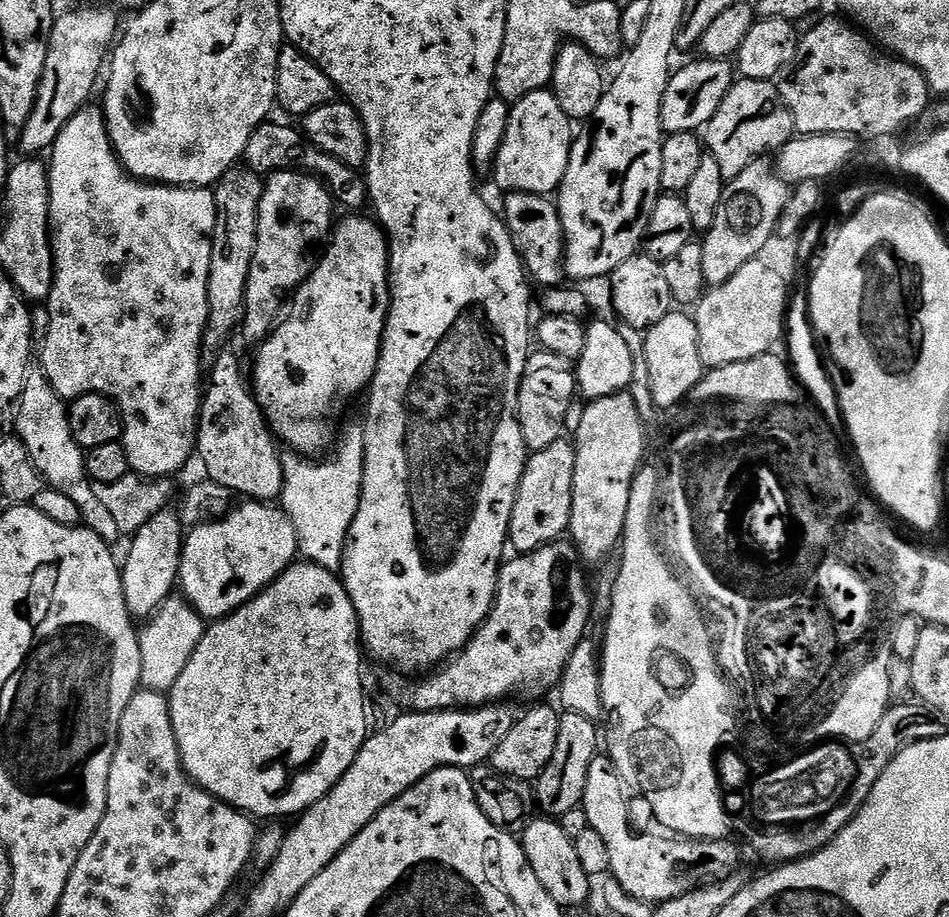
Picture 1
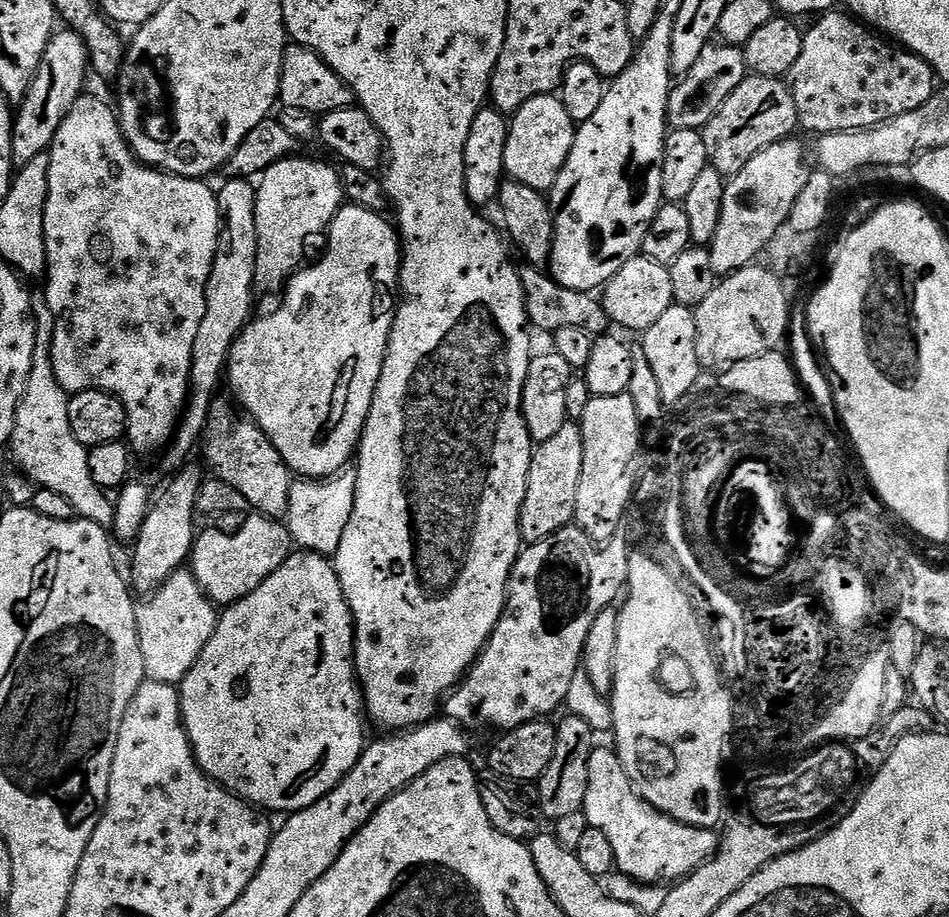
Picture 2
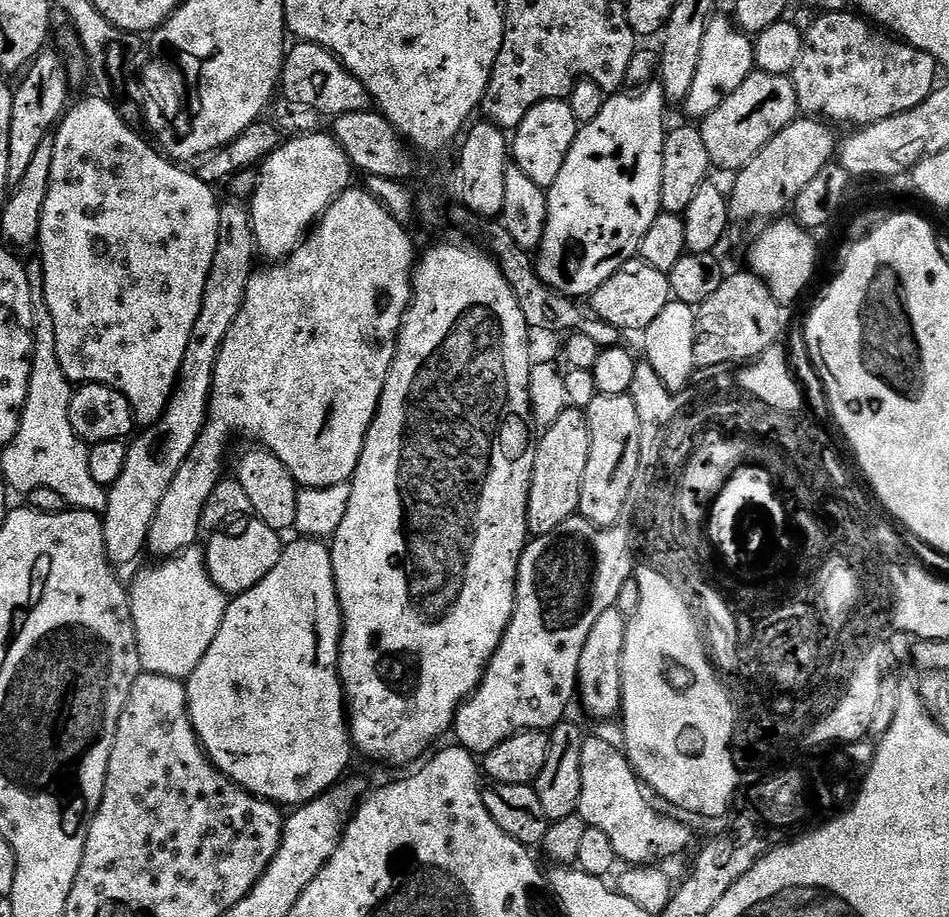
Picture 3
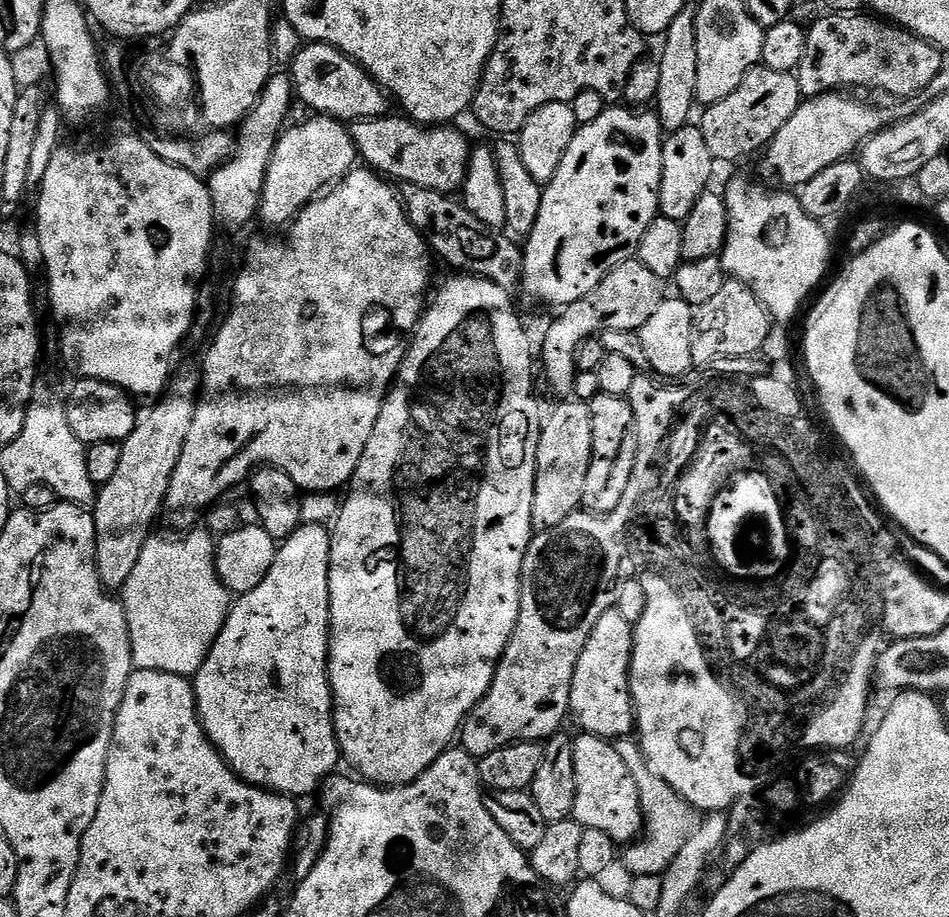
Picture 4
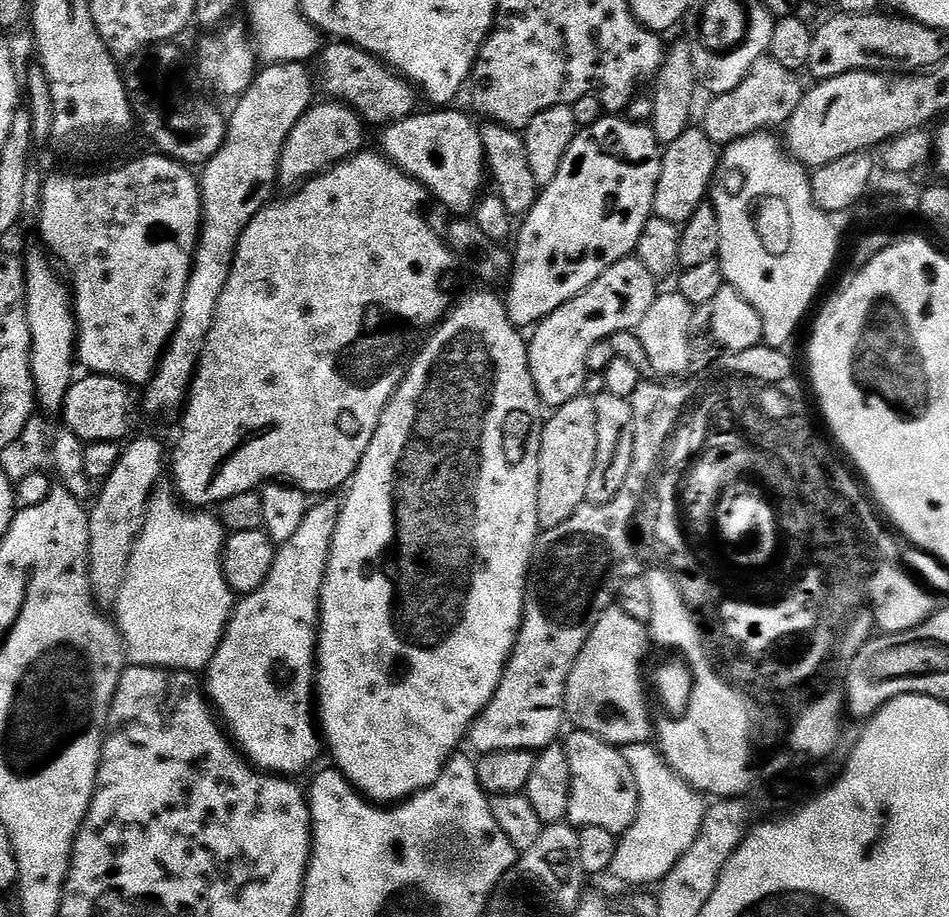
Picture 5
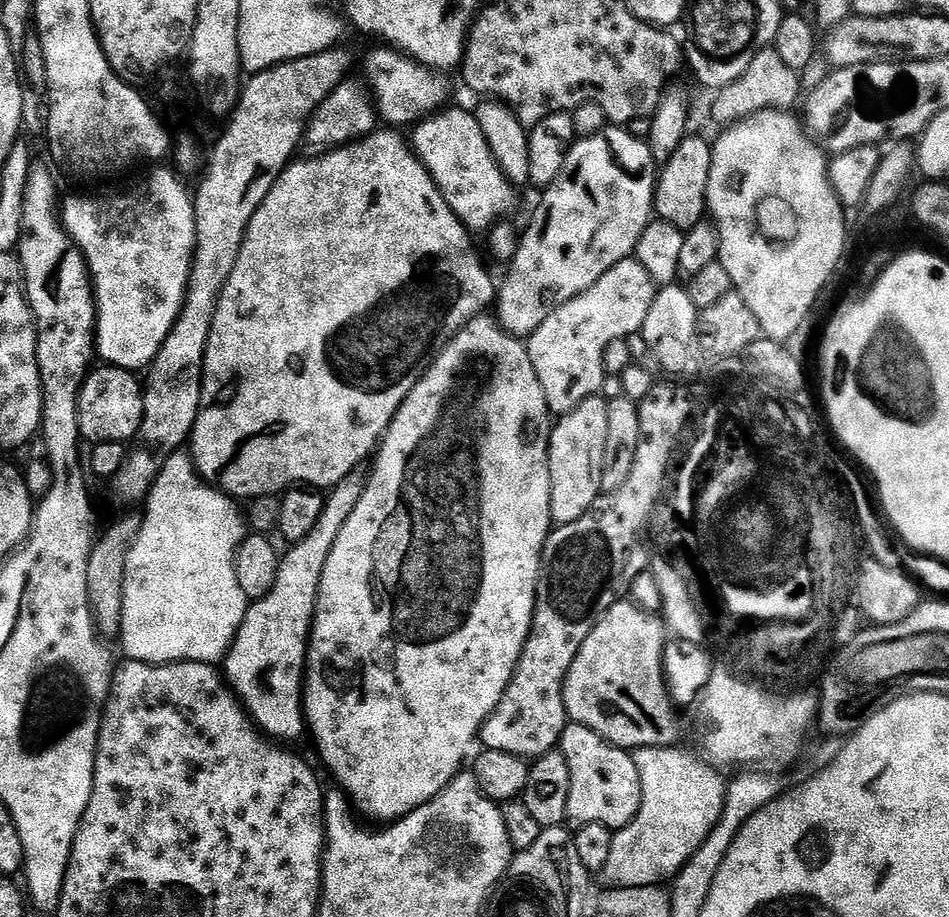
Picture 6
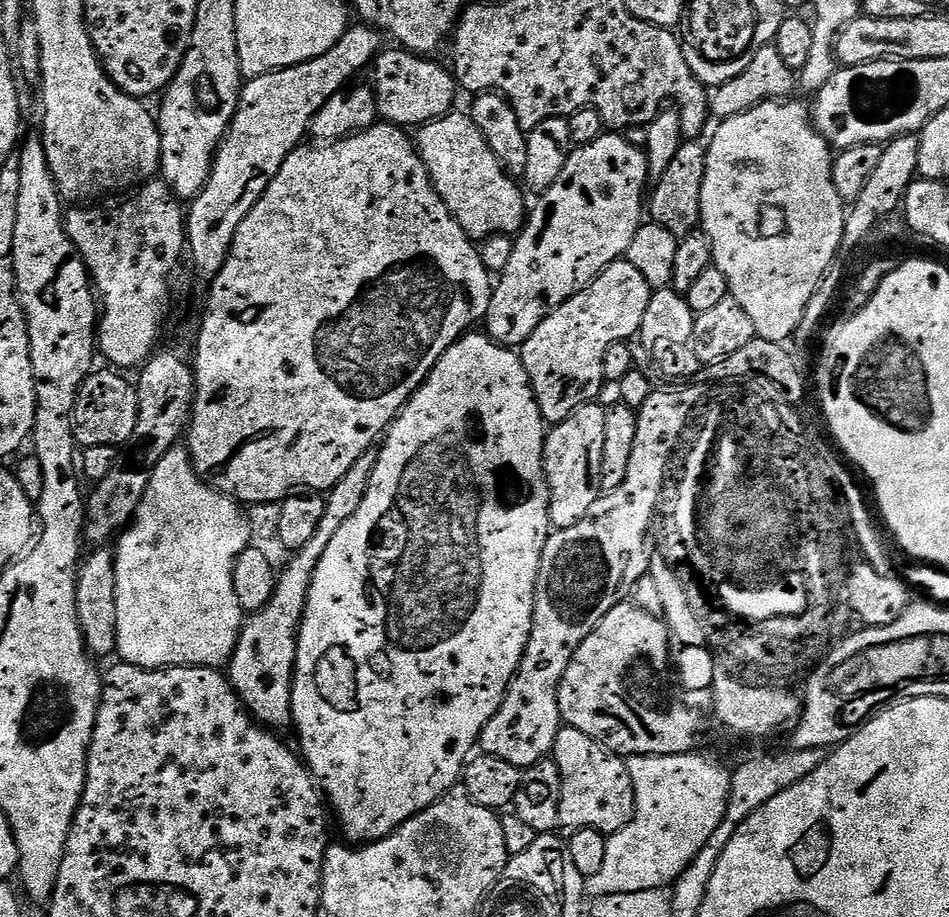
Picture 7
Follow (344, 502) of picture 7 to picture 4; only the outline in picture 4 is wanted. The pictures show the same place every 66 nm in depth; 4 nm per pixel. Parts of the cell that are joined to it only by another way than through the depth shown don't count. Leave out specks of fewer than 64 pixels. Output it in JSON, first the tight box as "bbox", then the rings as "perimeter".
{"bbox":[194,523,342,798],"perimeter":[[[301,523],[300,528],[290,539],[277,547],[276,557],[266,574],[266,578],[252,592],[243,593],[240,600],[231,605],[228,617],[224,620],[218,638],[212,643],[212,649],[204,660],[204,665],[196,671],[194,687],[196,689],[196,709],[200,712],[200,721],[212,745],[224,756],[228,767],[236,771],[240,779],[253,788],[266,788],[269,792],[278,792],[282,796],[301,798],[308,796],[339,764],[342,764],[340,743],[336,737],[336,727],[332,717],[332,687],[328,677],[328,647],[332,641],[332,619],[330,618],[330,554],[332,553],[332,532],[322,524]]]}

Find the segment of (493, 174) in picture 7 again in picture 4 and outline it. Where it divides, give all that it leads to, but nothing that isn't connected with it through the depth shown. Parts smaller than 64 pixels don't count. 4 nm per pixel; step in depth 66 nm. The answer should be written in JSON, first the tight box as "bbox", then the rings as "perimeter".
{"bbox":[351,114,470,194],"perimeter":[[[389,114],[377,120],[355,121],[351,129],[359,159],[389,181],[449,194],[463,189],[470,143],[456,126],[428,127],[400,114]]]}

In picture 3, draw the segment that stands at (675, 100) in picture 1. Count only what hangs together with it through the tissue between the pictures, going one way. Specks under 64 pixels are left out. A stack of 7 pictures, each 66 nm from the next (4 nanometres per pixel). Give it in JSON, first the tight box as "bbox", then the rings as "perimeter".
{"bbox":[682,14,754,121],"perimeter":[[[717,14],[708,21],[706,38],[702,38],[702,54],[698,58],[698,71],[694,74],[694,86],[690,86],[690,94],[684,100],[682,111],[693,121],[703,121],[710,115],[746,78],[754,71],[754,40],[747,32],[737,28],[733,19]]]}

